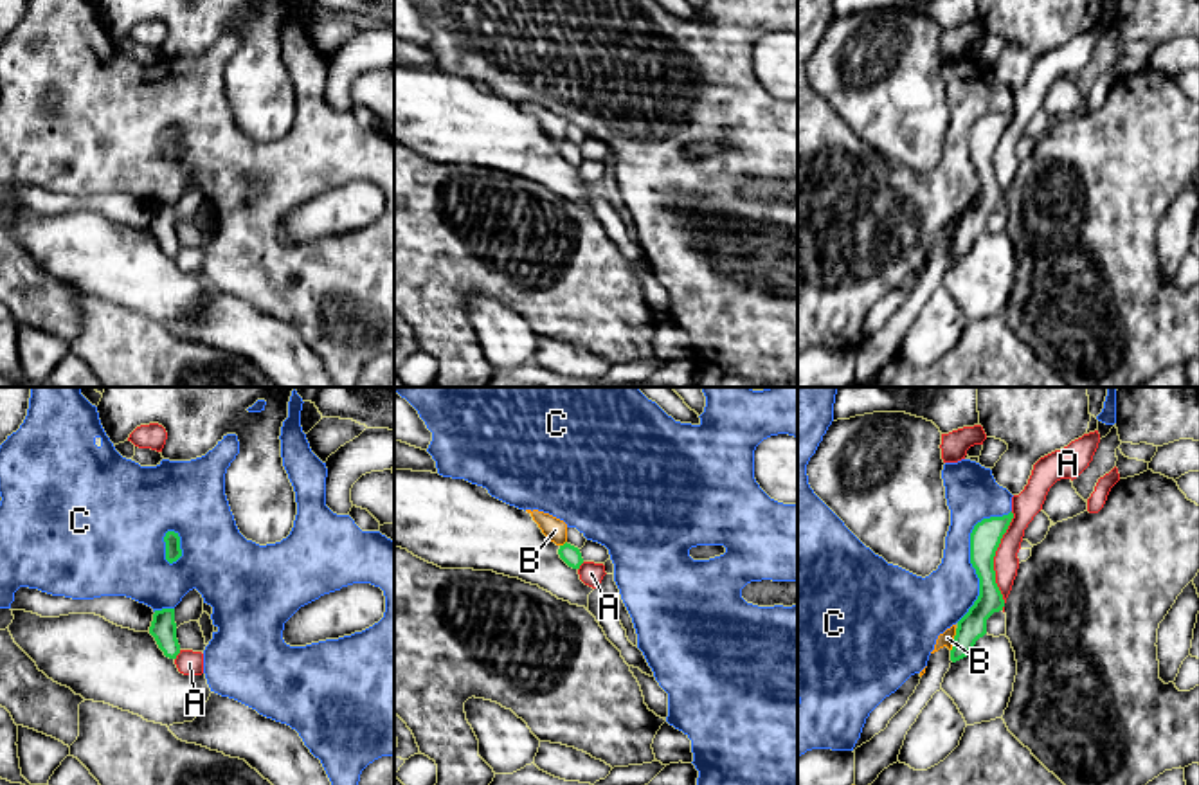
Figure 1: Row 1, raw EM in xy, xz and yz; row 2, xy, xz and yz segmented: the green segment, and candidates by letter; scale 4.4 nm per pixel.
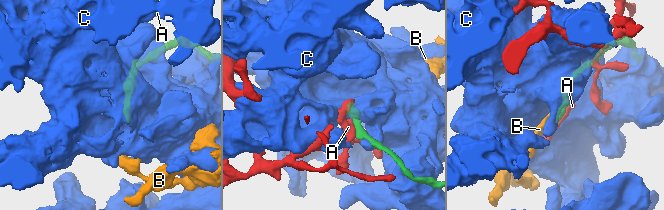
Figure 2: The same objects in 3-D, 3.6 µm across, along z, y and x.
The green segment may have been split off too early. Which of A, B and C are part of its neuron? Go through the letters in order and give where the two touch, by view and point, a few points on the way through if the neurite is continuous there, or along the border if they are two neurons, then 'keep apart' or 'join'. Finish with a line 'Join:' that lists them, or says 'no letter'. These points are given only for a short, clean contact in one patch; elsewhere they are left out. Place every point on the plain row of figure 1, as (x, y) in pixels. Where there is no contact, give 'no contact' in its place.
A: meets green in yz at (994, 152); keep apart
B: meets green in yz at (955, 236); border along yz (956, 225), (951, 247); keep apart
C: meets green in yz at (971, 153); keep apart
Join: no letter

